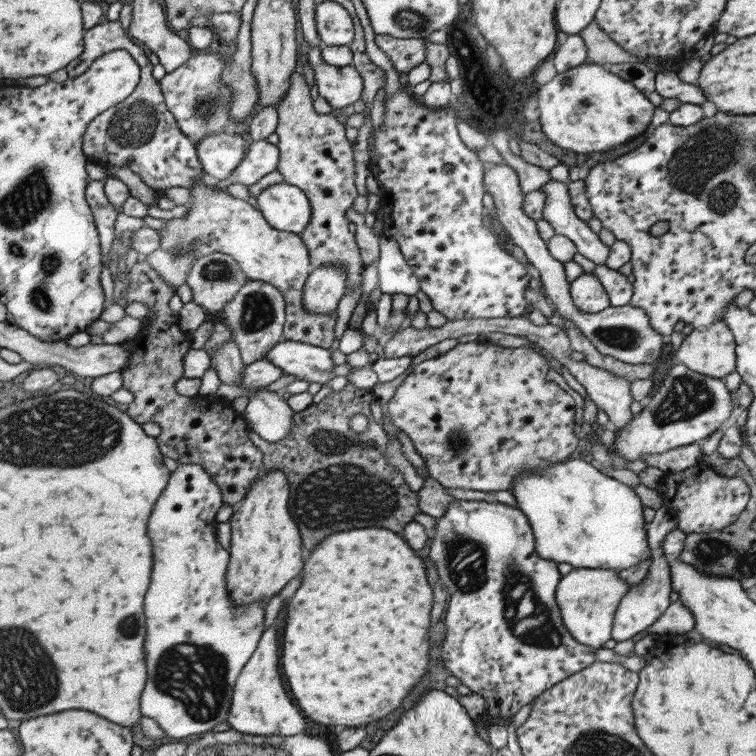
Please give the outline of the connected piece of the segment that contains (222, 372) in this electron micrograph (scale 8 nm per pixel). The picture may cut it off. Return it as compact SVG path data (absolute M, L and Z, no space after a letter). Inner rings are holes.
M233 340L224 342L218 348L208 354L209 364L213 365L219 381L224 385L235 386L241 378L241 371L244 364L242 363L237 345Z

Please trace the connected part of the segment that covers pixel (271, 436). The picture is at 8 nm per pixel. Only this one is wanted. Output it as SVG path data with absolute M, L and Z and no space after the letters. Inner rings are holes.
M254 389L249 392L243 418L249 428L262 439L269 442L281 440L291 428L291 415L286 400L277 396L274 391Z

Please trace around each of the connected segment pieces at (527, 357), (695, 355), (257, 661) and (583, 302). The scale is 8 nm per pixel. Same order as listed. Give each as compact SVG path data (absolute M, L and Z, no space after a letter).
M475 341L457 343L453 348L436 357L426 359L416 364L397 388L387 402L387 412L390 422L412 442L417 454L424 458L424 466L428 476L435 479L443 488L462 488L463 490L476 490L491 492L509 490L513 479L525 469L536 471L539 467L548 467L569 458L577 446L577 438L573 433L575 423L575 402L553 382L545 380L549 365L541 355L529 347L499 348L494 344L475 344Z
M720 319L707 328L693 328L673 358L693 372L723 379L735 370L735 345L729 327Z
M269 628L261 634L255 652L241 667L235 679L230 707L225 721L229 729L251 736L293 736L305 728L305 720L297 706L287 698L279 674L279 656L275 630Z
M581 273L568 284L572 303L581 311L596 313L610 306L601 283L590 273Z

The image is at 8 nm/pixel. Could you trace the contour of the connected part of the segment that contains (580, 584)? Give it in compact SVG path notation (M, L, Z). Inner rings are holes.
M574 567L561 576L555 588L554 598L557 604L561 623L577 643L589 649L602 648L610 640L613 614L621 598L625 597L630 586L618 575L619 570Z

